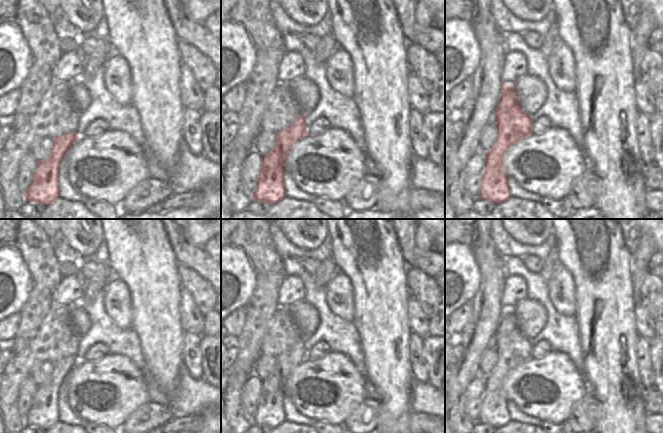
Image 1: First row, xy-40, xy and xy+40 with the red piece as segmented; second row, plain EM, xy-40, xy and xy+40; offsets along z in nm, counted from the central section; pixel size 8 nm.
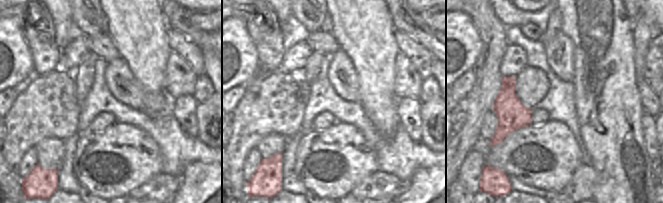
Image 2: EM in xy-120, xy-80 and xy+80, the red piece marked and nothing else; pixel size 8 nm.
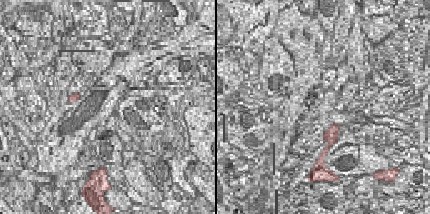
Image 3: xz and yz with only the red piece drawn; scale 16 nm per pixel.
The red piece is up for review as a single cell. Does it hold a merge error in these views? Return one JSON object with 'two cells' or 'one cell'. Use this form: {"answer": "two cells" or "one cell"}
{"answer": "one cell"}

